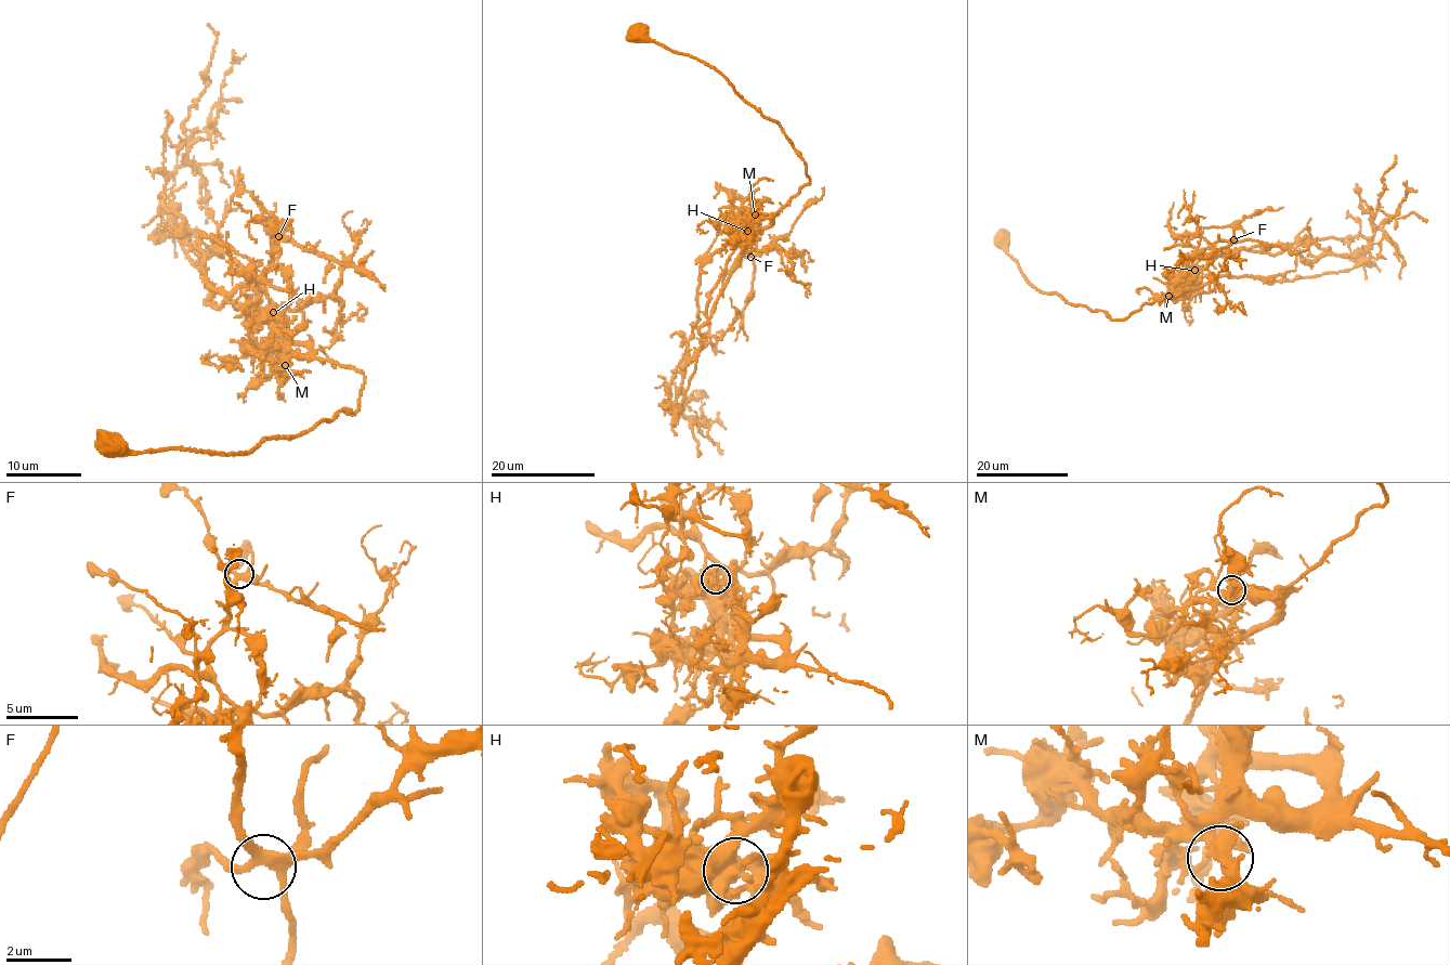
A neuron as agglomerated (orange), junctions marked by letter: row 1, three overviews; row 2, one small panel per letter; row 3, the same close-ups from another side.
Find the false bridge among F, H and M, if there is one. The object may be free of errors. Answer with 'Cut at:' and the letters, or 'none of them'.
Cut at: H

